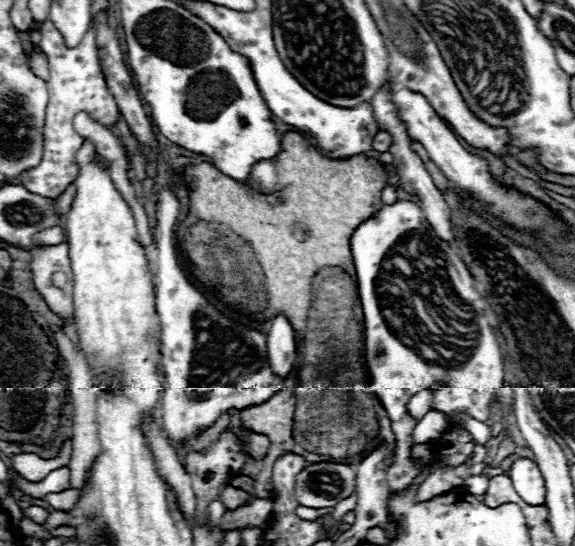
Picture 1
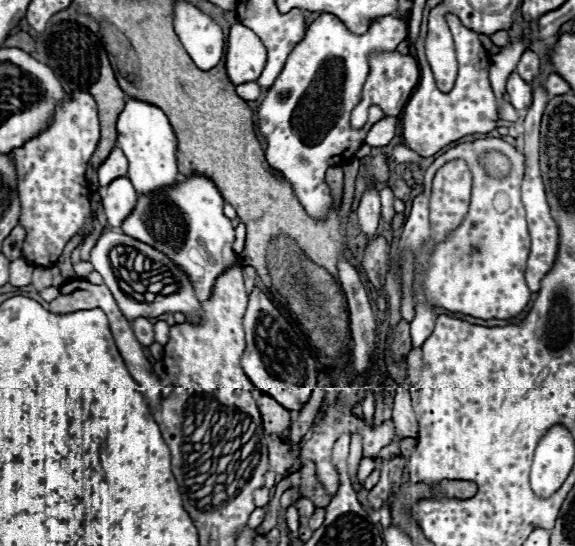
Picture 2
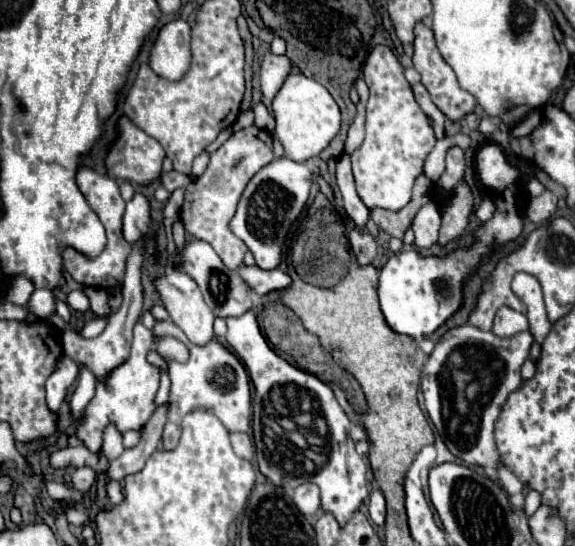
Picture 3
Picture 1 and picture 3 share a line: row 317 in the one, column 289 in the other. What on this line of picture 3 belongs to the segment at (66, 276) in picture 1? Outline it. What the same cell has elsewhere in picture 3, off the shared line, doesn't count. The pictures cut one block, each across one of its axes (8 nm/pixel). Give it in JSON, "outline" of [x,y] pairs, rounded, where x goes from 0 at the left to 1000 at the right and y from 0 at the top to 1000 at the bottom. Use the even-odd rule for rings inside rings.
{"outline":[[[466,95],[459,103],[456,121],[452,121],[452,158],[456,158],[456,172],[463,183],[473,183],[480,176],[497,139],[504,136],[504,125],[508,125],[508,114],[497,99],[483,103],[483,99]]]}

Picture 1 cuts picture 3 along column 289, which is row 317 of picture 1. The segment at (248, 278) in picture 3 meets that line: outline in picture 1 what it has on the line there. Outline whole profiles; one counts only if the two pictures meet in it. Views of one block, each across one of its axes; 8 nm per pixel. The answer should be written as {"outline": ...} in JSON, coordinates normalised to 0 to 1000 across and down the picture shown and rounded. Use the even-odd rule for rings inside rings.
{"outline":[[[483,575],[466,604],[466,659],[480,689],[497,692],[515,659],[515,626],[504,590]]]}

